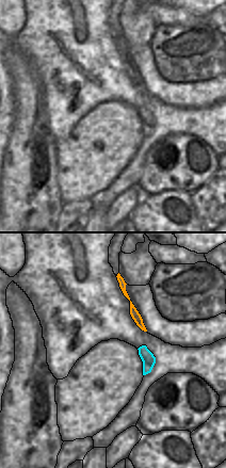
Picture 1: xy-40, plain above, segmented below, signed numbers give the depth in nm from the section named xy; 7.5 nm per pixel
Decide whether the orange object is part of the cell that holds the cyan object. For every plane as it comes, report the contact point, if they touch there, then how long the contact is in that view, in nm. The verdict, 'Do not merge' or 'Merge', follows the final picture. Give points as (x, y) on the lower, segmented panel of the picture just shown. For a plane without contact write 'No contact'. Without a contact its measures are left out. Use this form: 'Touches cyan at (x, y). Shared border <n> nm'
No contact

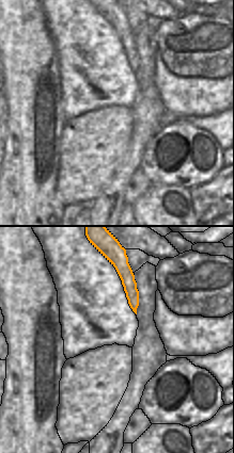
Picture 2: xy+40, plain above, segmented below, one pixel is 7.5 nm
No contact

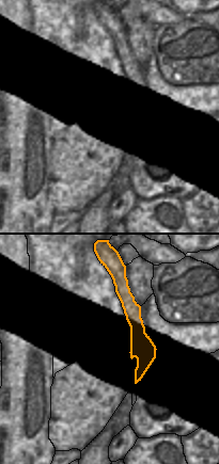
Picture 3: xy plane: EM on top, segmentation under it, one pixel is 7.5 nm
No contact

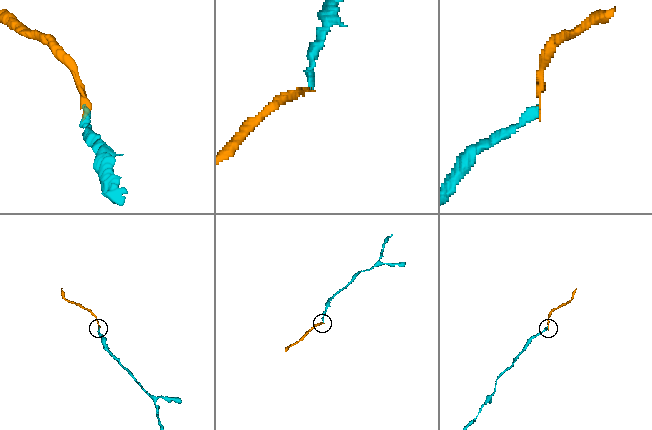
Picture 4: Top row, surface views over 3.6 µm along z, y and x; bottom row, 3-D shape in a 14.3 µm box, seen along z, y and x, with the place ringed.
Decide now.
Merge

